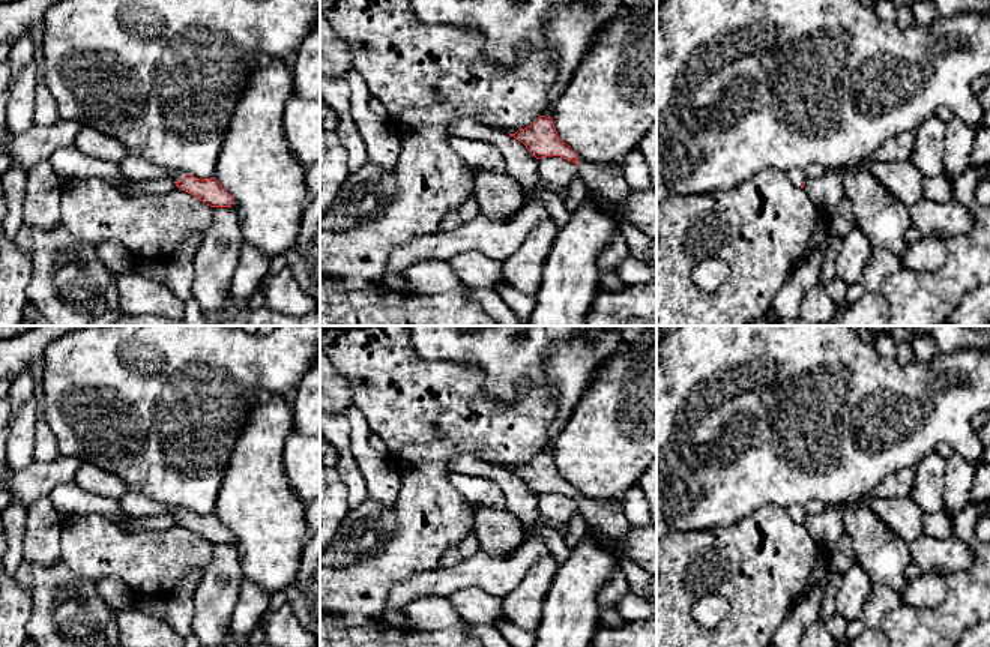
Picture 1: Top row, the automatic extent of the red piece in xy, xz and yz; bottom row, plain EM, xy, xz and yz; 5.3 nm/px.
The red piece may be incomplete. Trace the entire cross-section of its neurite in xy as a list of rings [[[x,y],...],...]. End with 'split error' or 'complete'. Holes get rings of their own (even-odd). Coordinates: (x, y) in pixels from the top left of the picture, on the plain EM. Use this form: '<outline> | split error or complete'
[[[174,507],[167,515],[171,515],[176,522],[188,530],[192,530],[210,543],[234,543],[233,533],[215,515],[197,515],[185,507]]] | split error

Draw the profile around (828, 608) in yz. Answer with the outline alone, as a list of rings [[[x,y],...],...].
[[[834,579],[829,582],[825,591],[825,597],[819,614],[820,621],[825,621],[828,617],[837,614],[837,606],[835,606],[837,591],[838,591],[838,582],[837,579]]]

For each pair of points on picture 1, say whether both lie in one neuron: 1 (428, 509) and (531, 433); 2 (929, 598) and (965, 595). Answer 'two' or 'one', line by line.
1: one
2: two

